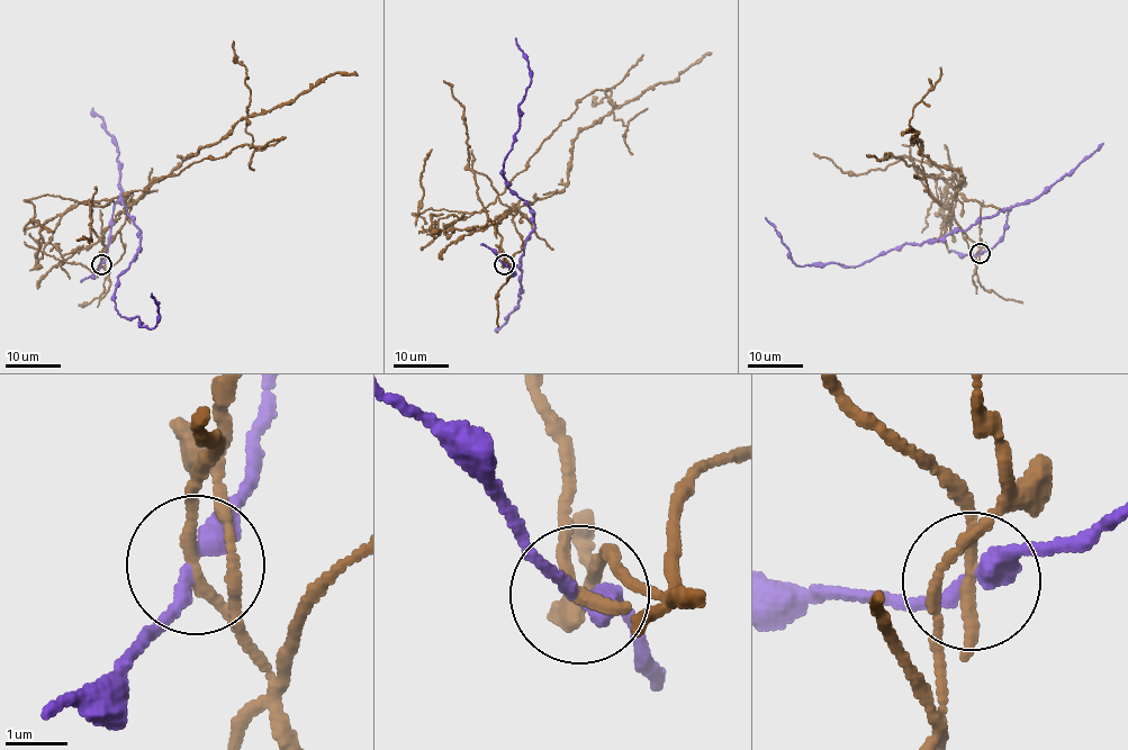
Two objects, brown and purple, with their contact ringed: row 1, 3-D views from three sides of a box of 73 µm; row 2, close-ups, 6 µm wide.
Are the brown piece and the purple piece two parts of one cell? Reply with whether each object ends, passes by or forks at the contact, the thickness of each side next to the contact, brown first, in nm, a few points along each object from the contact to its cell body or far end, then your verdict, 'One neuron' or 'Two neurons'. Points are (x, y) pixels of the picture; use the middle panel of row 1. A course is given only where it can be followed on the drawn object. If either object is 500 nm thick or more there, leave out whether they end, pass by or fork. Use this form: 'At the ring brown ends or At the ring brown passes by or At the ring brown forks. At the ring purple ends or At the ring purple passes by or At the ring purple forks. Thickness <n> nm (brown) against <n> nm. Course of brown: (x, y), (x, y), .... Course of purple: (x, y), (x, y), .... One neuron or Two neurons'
At the ring brown ends. At the ring purple passes by. Thickness 260 nm (brown) against 300 nm. Course of brown: (504, 264), (495, 219), (564, 189), (570, 148), (579, 130), (646, 89), (670, 82), (711, 52). Course of purple: (504, 264), (513, 274), (534, 228), (526, 201), (503, 175), (520, 127), (520, 104), (531, 83), (515, 38). Two neurons

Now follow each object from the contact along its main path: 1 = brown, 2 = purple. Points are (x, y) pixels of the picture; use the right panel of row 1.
1: (980, 253), (980, 247), (949, 211), (963, 178), (920, 154), (921, 142), (911, 139), (914, 129), (901, 135)
2: (980, 253), (1003, 235), (1010, 209), (980, 217), (966, 231), (842, 267), (795, 264), (766, 217)

